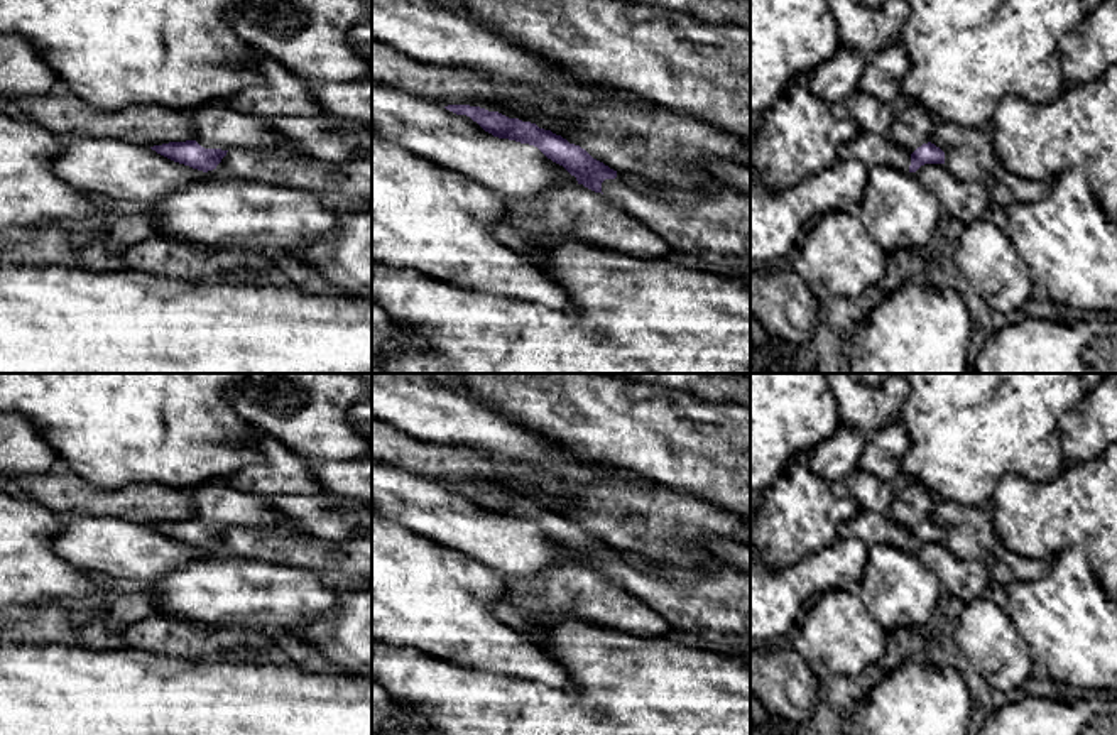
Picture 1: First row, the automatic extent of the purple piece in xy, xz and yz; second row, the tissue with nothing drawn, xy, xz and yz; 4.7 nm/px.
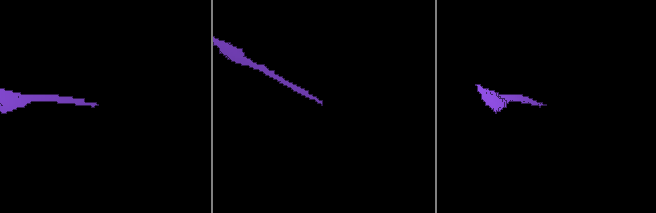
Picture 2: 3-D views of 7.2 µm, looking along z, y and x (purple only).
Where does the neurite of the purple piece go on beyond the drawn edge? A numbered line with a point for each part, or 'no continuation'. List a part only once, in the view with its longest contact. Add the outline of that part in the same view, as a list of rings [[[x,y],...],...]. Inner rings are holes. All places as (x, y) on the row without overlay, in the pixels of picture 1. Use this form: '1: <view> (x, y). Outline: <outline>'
1: xy (217, 504). Outline: [[[223,480],[208,482],[189,492],[194,515],[204,527],[259,527],[289,522],[269,507],[267,497],[240,492]]]

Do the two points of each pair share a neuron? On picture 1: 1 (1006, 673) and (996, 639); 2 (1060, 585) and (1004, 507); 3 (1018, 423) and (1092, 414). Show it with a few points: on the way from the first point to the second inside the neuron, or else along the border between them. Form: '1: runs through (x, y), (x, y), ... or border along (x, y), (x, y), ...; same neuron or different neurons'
1: runs through (1006, 664), (996, 647); same neuron
2: border along (1050, 561), (1070, 546), (1080, 546), (1090, 561); different neurons
3: border along (1089, 391), (1060, 419), (1063, 457); different neurons

